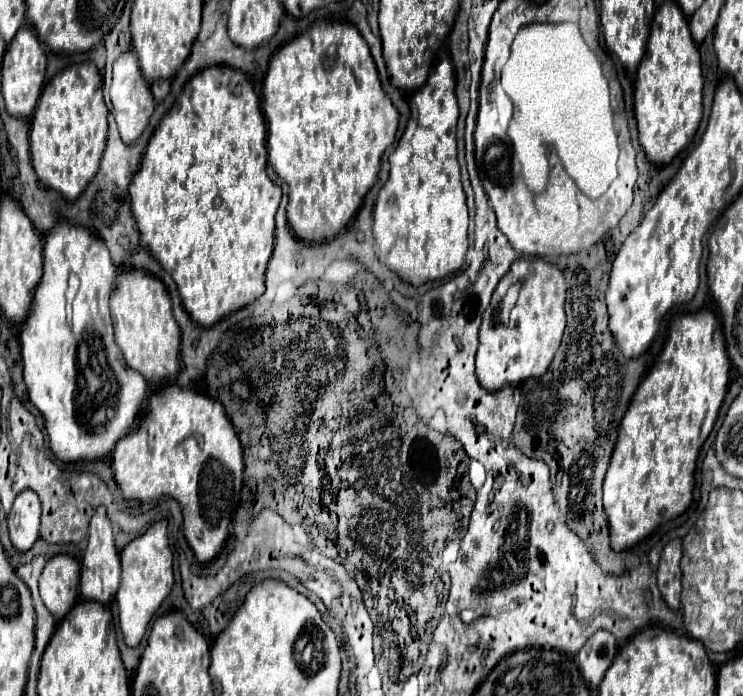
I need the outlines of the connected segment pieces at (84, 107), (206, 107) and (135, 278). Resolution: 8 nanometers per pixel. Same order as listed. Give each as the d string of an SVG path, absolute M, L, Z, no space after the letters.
M74 64L64 70L60 70L42 90L42 96L38 98L38 108L32 114L32 130L30 130L30 154L32 154L32 166L38 174L38 178L58 192L62 192L68 200L76 200L80 192L86 188L86 184L92 180L92 176L98 172L100 158L106 146L106 132L108 132L108 108L104 104L102 96L102 74L96 68L96 64Z
M222 64L210 66L210 68L204 68L198 74L194 74L184 84L182 94L176 98L174 106L164 114L158 128L154 130L154 134L148 142L148 148L144 152L140 170L136 172L136 176L128 188L130 202L132 202L132 214L134 214L138 230L140 230L140 244L152 252L152 256L162 264L162 268L166 268L166 272L170 272L170 276L174 278L174 282L178 286L178 292L180 292L186 312L190 314L190 318L196 324L200 324L204 328L208 328L208 326L216 324L220 318L252 304L264 292L264 272L266 272L266 264L268 264L272 248L274 248L274 216L276 216L276 210L278 210L278 204L282 198L280 188L266 174L266 160L268 160L266 120L260 110L260 100L252 88L250 78L244 72L234 70L230 66L222 66Z
M122 268L114 292L110 294L110 312L116 334L116 344L122 350L126 364L138 372L148 382L164 380L166 376L176 376L180 370L180 328L172 316L170 296L164 284L150 276L148 272L138 272L138 268Z

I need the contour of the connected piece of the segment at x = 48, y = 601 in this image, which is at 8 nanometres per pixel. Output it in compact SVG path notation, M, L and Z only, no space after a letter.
M70 554L52 556L40 576L40 596L56 620L62 620L78 600L80 562Z

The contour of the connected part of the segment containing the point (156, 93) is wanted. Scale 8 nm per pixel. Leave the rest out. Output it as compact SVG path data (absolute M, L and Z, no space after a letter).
M158 80L151 85L152 94L157 102L160 102L169 94L170 86L170 80Z

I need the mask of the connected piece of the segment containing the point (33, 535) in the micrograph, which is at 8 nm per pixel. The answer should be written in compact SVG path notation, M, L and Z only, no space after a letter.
M22 490L8 514L10 540L16 550L30 550L38 538L40 526L40 500L34 490Z

